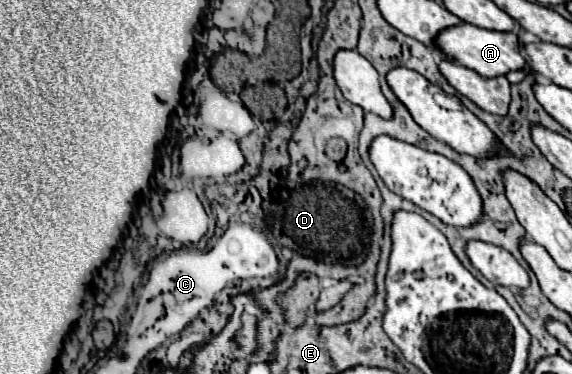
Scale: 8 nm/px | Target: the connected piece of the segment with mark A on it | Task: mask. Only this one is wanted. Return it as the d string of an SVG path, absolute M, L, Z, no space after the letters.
M458 24L454 28L446 28L438 36L438 46L444 54L460 62L462 66L478 72L484 78L496 78L496 76L506 76L510 70L522 70L526 66L524 56L520 54L518 38L514 32L494 32L494 30L484 30L472 24Z

